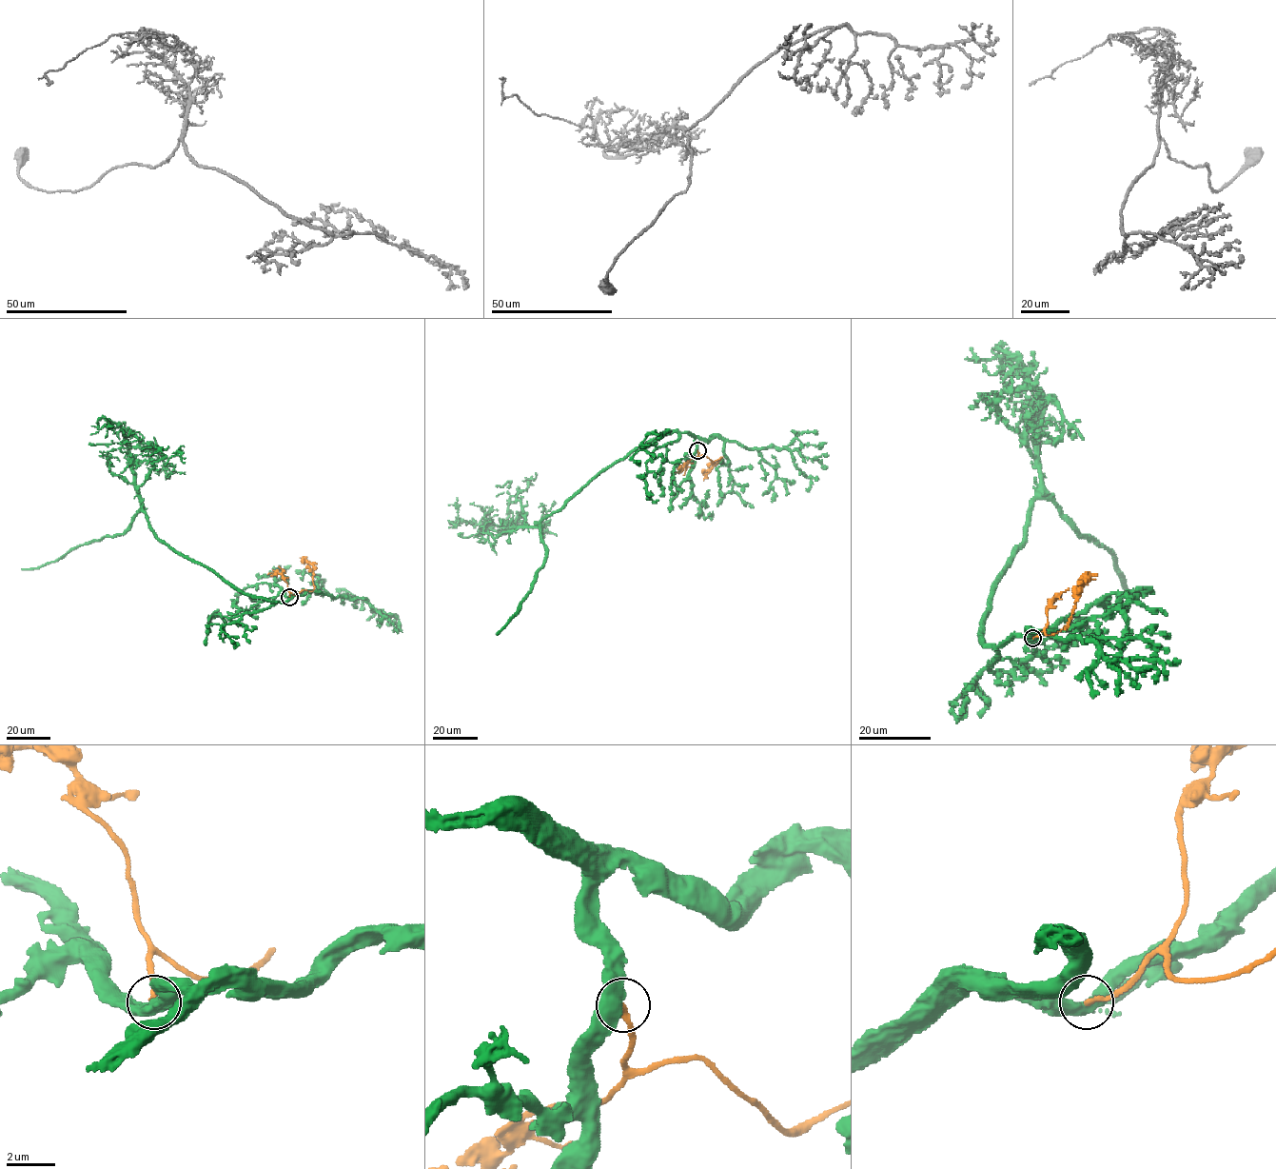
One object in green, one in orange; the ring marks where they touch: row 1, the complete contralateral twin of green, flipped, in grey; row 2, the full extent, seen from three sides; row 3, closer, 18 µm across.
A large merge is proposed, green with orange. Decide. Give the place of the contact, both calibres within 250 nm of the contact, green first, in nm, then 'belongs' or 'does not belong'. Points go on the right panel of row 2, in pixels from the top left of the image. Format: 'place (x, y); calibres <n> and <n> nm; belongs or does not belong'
place (1032, 638); calibres 500 and 200 nm; does not belong

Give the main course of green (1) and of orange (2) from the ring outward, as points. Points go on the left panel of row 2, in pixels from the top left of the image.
1: (289, 597), (284, 602), (246, 594), (162, 542), (144, 511), (121, 534), (21, 569)
2: (289, 597), (289, 592), (297, 595), (314, 588), (313, 566), (303, 558), (304, 564)

